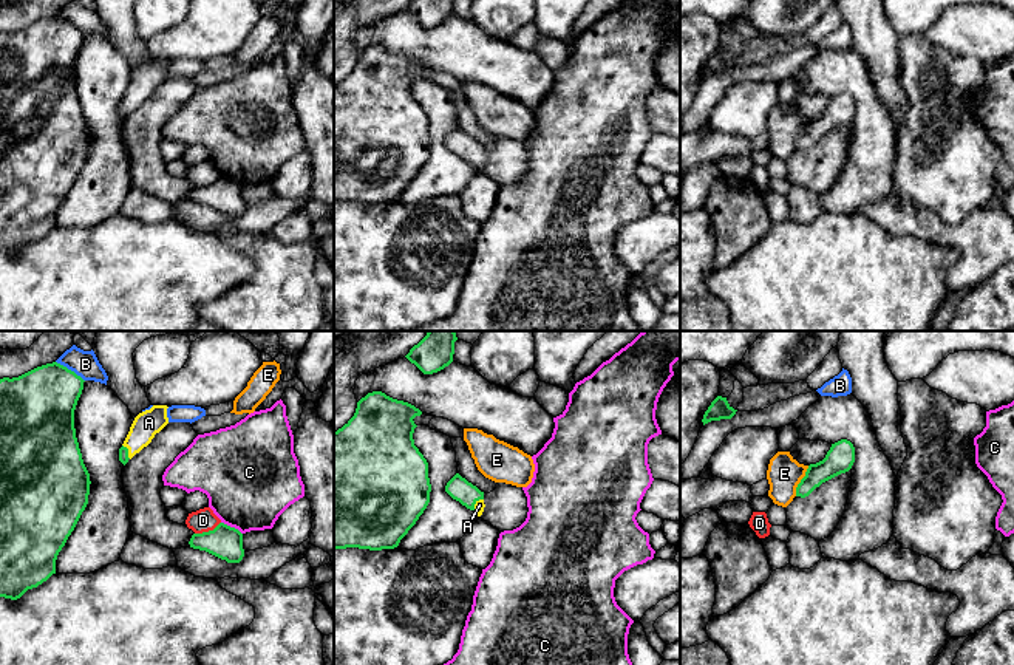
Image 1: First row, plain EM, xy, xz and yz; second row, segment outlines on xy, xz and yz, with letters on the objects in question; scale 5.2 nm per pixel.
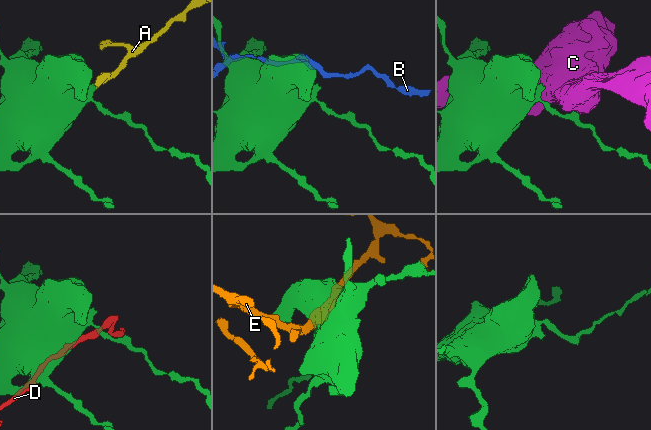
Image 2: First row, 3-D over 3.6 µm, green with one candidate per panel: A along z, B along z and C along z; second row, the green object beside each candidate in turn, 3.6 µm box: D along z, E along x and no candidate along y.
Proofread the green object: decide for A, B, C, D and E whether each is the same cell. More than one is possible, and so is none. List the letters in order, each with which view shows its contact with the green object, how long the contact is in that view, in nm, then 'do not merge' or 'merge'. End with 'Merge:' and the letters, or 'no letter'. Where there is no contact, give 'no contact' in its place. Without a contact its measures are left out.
A: contact in xy; length 90 nm; merge
B: contact in xy; length 190 nm; do not merge
C: contact in xy; length 130 nm; do not merge
D: contact in xy; length 150 nm; do not merge
E: contact in yz; length 180 nm; do not merge
Merge: A

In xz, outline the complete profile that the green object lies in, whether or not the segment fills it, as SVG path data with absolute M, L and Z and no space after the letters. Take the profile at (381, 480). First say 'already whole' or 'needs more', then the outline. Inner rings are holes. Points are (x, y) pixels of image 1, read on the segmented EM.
already whole | M382 391L368 393L357 402L354 416L334 431L334 549L394 549L416 524L430 503L428 462L414 445L414 418L422 411Z

